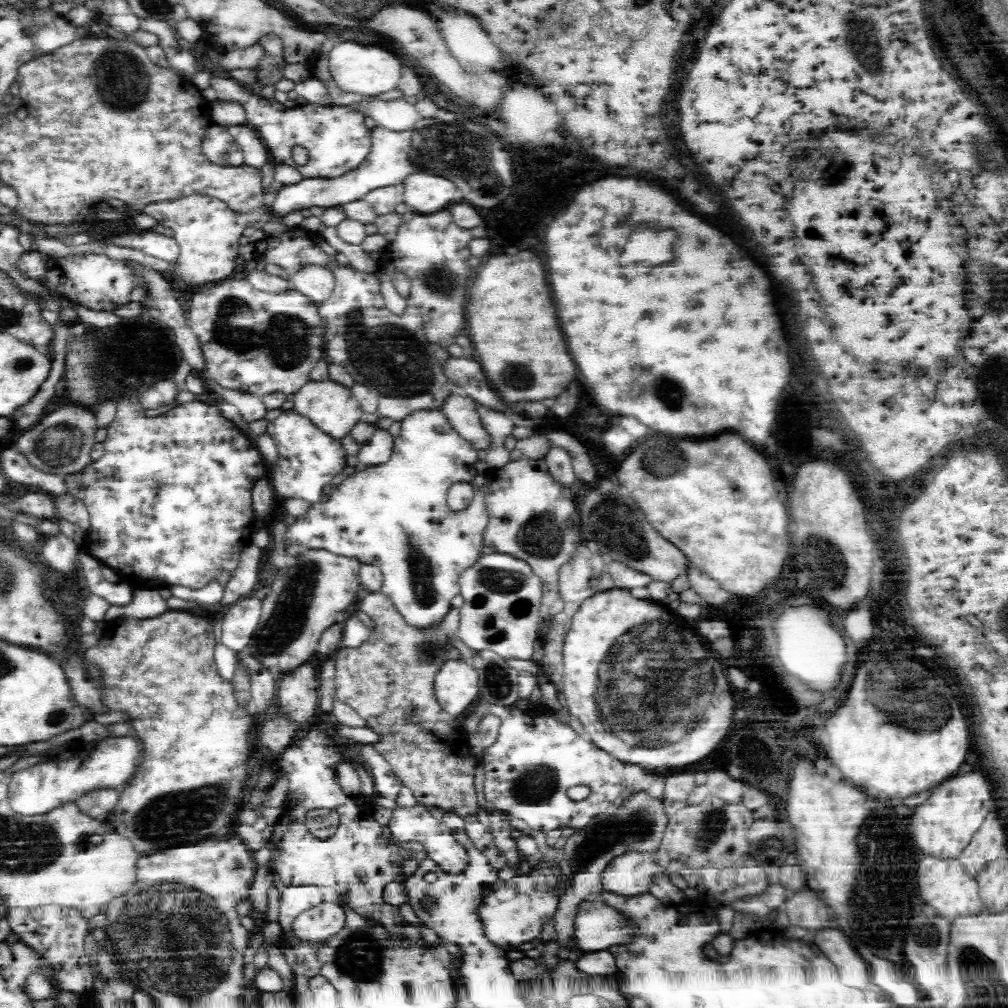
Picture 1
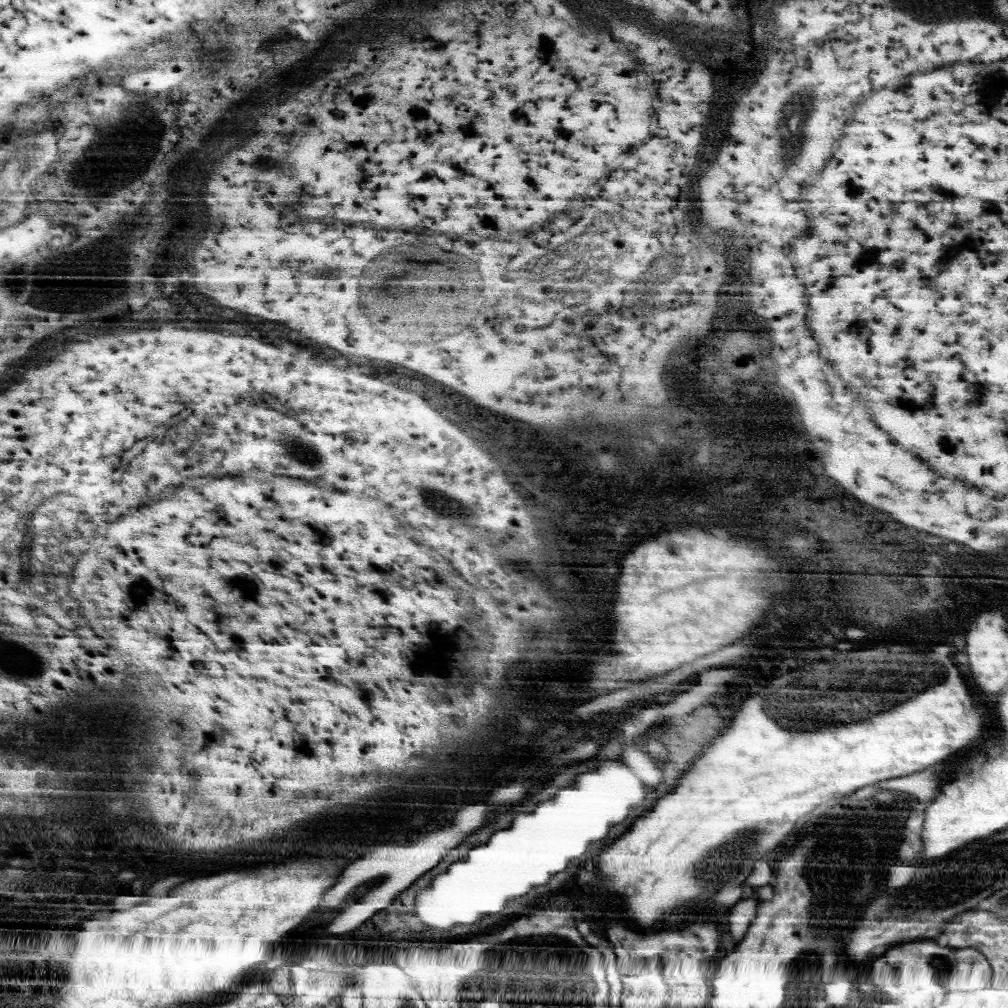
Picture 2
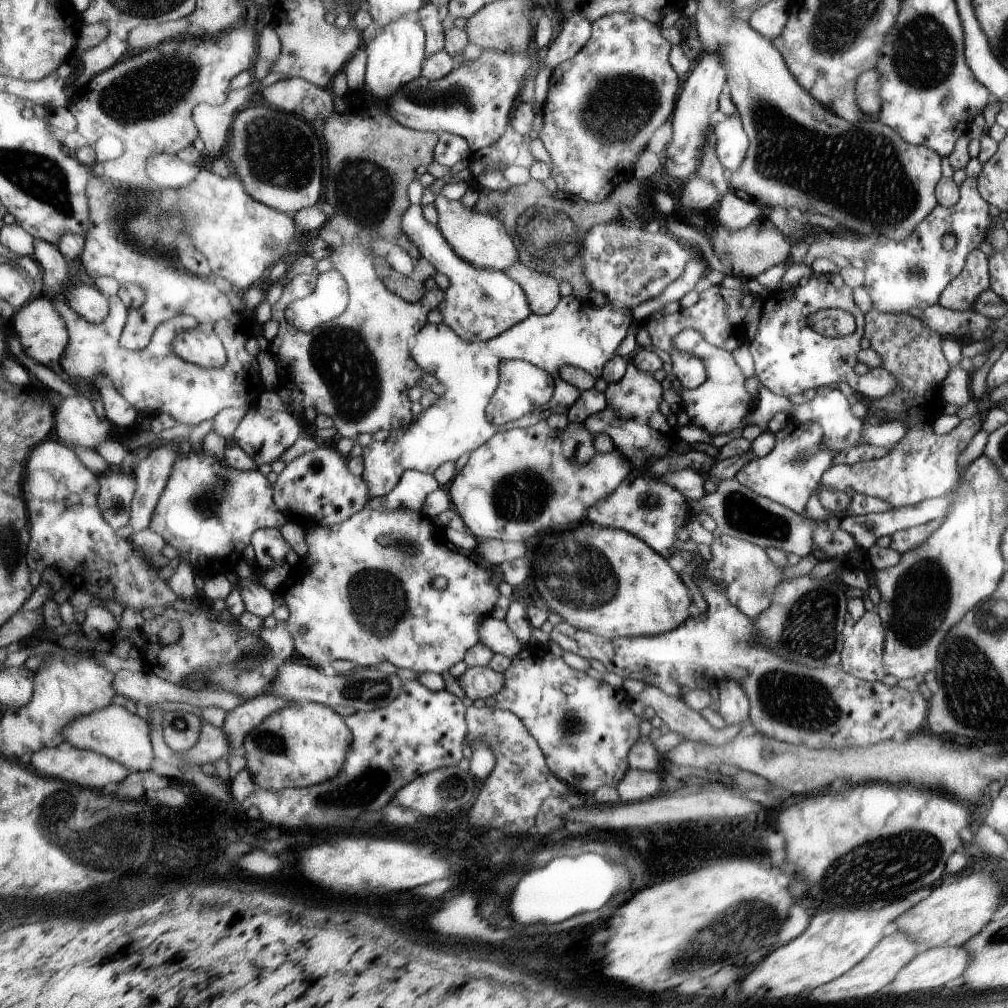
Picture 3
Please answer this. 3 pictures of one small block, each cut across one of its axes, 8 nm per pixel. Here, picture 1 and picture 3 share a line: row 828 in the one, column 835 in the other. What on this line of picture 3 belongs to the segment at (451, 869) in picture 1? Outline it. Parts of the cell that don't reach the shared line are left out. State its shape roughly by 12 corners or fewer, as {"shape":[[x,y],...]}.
{"shape":[[837,388],[793,404],[787,418],[815,422],[837,450],[859,446],[863,420]]}

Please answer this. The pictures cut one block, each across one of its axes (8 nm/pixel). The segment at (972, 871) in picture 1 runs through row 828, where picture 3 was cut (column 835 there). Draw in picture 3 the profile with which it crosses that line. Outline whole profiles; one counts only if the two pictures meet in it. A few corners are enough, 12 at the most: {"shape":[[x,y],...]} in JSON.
{"shape":[[905,934],[883,936],[849,974],[807,998],[835,1004],[883,990],[917,956]]}

